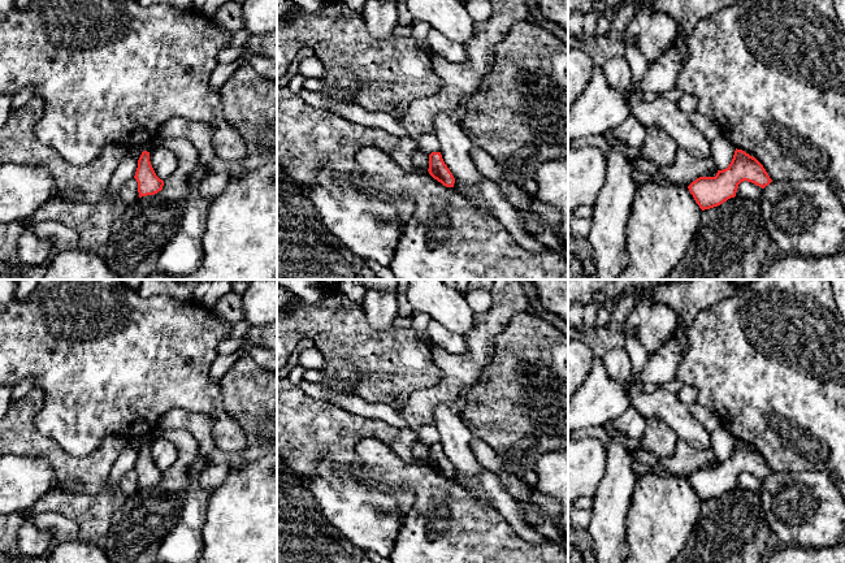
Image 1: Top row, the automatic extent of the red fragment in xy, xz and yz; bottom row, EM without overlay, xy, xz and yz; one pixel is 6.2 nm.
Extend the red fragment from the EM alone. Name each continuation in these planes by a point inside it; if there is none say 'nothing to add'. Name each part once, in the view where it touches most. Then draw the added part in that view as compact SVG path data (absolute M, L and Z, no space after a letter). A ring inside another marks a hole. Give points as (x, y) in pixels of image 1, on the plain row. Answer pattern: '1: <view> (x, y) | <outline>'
nothing to add

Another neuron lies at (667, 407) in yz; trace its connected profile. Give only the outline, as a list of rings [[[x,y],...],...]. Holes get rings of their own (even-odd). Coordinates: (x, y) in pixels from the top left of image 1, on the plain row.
[[[640,385],[629,386],[629,407],[634,407],[645,420],[664,421],[677,436],[694,449],[712,447],[712,434],[690,413],[689,407],[676,394],[666,391],[644,393]]]

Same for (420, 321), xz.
[[[413,311],[411,317],[412,317],[412,326],[417,332],[420,332],[420,333],[426,332],[428,325],[429,325],[429,322],[432,320],[432,317],[429,315]]]

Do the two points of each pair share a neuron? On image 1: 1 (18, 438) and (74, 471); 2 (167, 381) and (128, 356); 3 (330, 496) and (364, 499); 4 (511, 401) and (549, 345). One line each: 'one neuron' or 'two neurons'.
1: one neuron
2: one neuron
3: one neuron
4: one neuron

